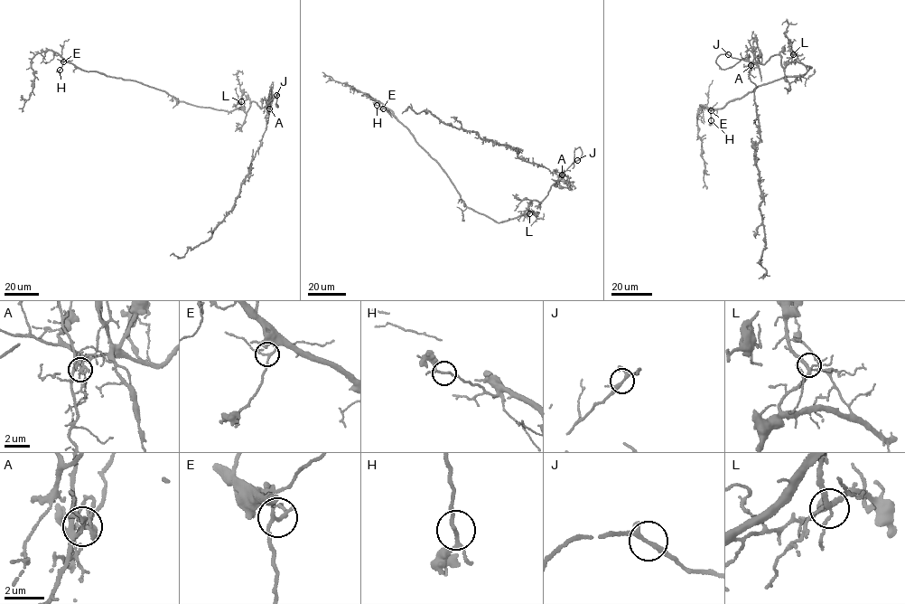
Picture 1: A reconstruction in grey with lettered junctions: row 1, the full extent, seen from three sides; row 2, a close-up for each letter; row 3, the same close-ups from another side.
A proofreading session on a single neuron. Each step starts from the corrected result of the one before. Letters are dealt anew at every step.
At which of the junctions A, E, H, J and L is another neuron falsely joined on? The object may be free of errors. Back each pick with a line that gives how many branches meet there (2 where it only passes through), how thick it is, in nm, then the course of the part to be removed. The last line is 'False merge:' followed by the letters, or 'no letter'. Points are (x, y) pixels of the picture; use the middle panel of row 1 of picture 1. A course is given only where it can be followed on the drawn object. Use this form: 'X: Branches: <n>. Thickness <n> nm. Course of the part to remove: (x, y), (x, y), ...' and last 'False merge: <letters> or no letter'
A: Branches: 4. Thickness 150 nm. Course of the part to remove: (562, 174), (518, 157), (510, 146), (445, 124), (428, 111), (417, 114), (408, 106), (402, 114)
False merge: A

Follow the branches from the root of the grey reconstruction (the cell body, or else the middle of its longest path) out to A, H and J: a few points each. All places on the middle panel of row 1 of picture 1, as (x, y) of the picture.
A: (509, 219), (523, 214), (530, 202), (543, 201), (562, 174)
H: (509, 219), (496, 222), (466, 206), (446, 173), (416, 142), (408, 129), (391, 110), (377, 105)
J: (509, 219), (523, 214), (530, 202), (543, 201), (552, 185), (577, 160)

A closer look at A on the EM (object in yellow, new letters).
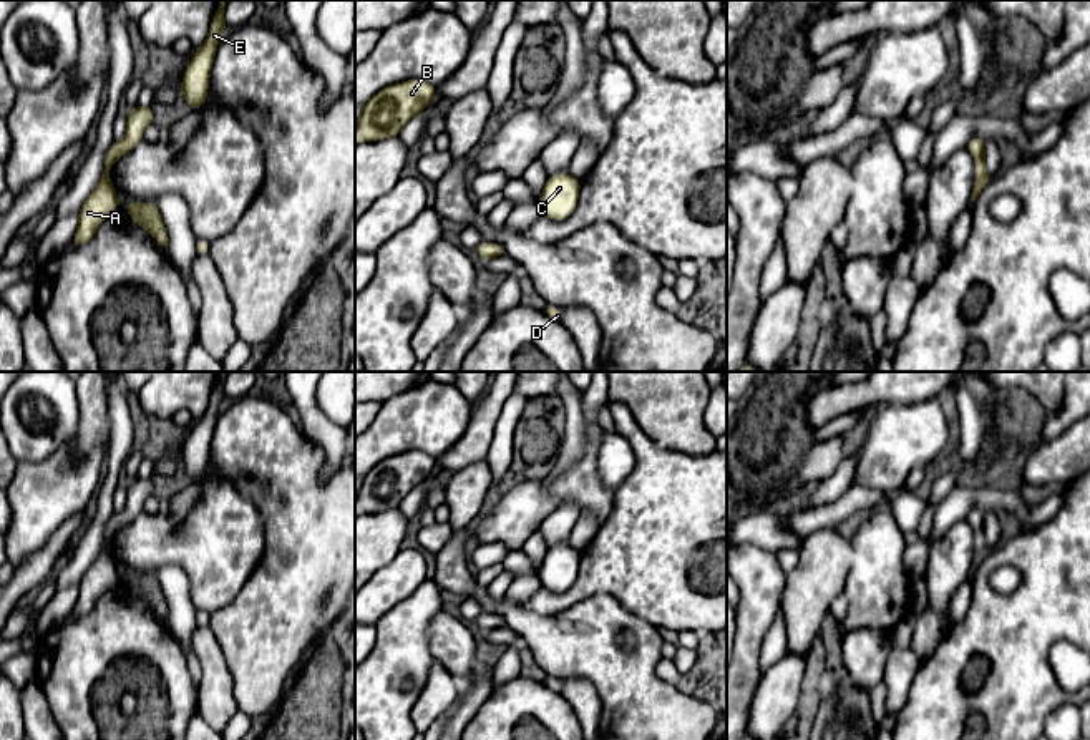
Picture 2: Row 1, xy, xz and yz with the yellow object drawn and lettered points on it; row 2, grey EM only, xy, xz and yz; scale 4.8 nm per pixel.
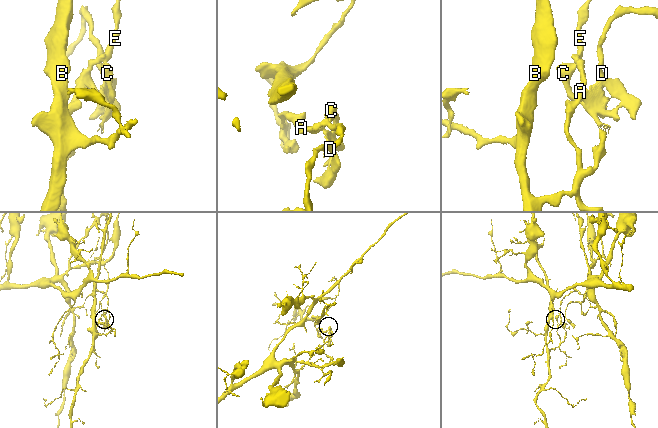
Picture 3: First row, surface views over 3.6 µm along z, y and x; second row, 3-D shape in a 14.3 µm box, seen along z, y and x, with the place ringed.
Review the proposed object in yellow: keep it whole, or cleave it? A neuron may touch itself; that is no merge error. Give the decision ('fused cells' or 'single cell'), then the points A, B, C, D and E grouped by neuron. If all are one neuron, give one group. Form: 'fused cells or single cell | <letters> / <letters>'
fused cells | A B / C D E

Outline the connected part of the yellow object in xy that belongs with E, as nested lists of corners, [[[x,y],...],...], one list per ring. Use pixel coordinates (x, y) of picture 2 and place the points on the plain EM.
[[[217,372],[217,382],[211,392],[211,400],[206,413],[196,421],[191,430],[179,458],[182,468],[187,473],[189,484],[199,481],[207,470],[209,448],[216,428],[216,421],[221,413],[221,405],[229,398],[224,390],[224,380],[227,372]]]

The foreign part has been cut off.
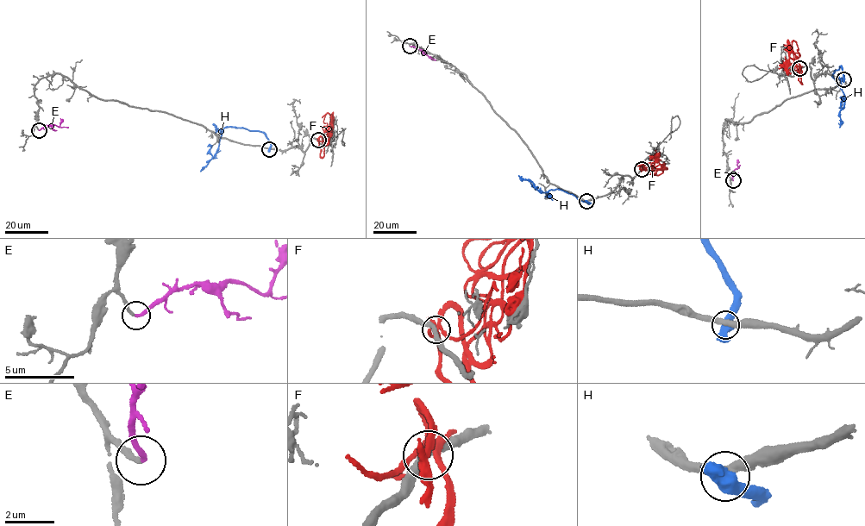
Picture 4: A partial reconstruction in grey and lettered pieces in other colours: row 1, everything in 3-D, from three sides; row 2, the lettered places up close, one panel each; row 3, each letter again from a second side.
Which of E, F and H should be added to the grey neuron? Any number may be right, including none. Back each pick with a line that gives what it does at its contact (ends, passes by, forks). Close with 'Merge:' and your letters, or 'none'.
E: It ends there
Merge: E

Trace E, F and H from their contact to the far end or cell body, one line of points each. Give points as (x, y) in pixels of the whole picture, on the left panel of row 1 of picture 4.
E: (39, 130), (53, 124), (68, 128)
F: (318, 140), (321, 137), (324, 141), (326, 136), (323, 134), (327, 124), (323, 121), (325, 115), (322, 117)
H: (269, 148), (271, 142), (261, 132), (225, 128), (217, 153), (200, 171)

